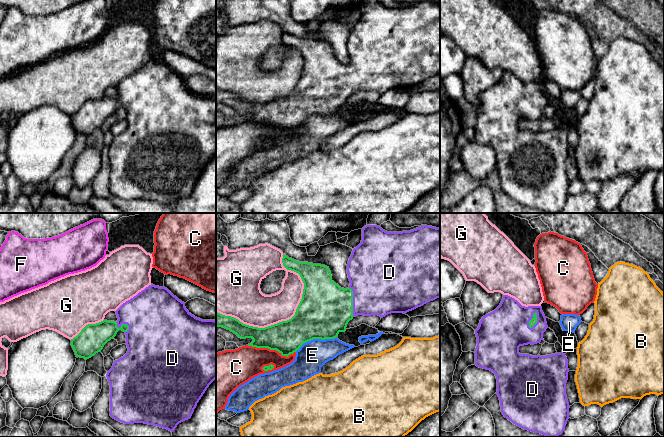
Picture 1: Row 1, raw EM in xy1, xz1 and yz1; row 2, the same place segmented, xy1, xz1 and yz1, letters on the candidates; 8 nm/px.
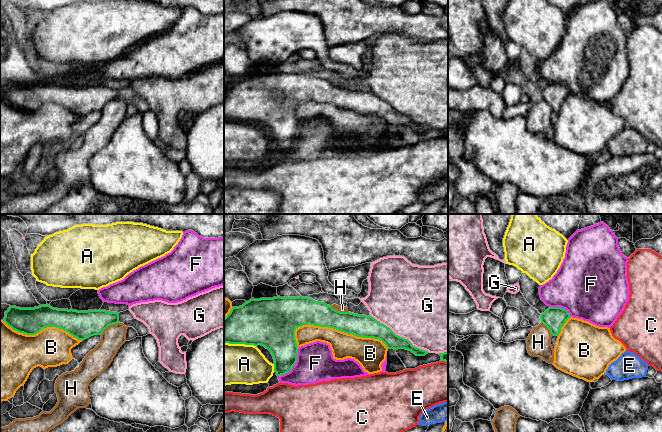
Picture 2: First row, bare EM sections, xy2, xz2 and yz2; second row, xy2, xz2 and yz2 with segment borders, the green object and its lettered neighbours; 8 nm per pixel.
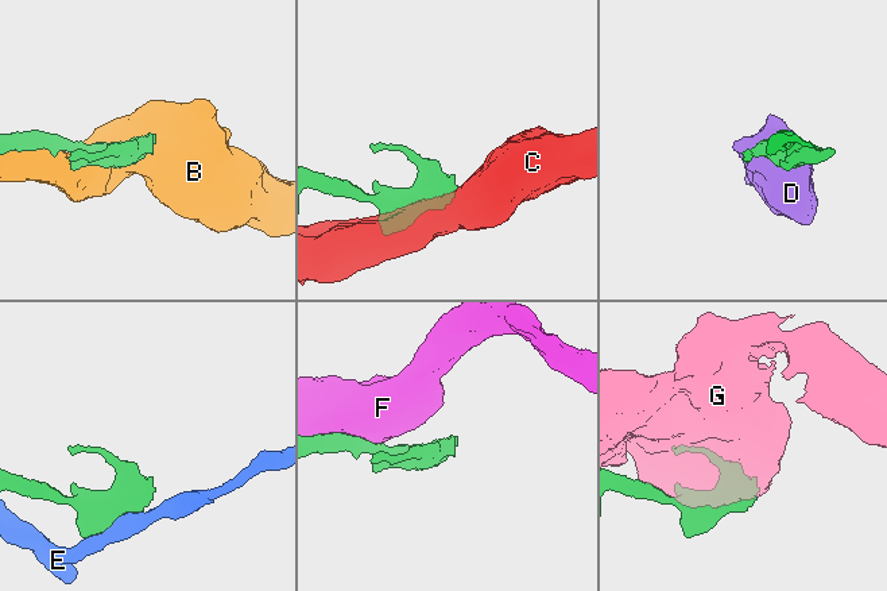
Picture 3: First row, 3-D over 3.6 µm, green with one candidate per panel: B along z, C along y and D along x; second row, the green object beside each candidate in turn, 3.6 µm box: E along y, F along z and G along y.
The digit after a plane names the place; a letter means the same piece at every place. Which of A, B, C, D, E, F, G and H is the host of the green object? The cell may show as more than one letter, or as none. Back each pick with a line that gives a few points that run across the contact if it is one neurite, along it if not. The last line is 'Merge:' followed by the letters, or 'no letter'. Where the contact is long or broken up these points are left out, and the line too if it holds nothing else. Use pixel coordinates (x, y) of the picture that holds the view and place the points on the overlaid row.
D: line yz1 (533, 321), (530, 320), (502, 331)
Merge: D

